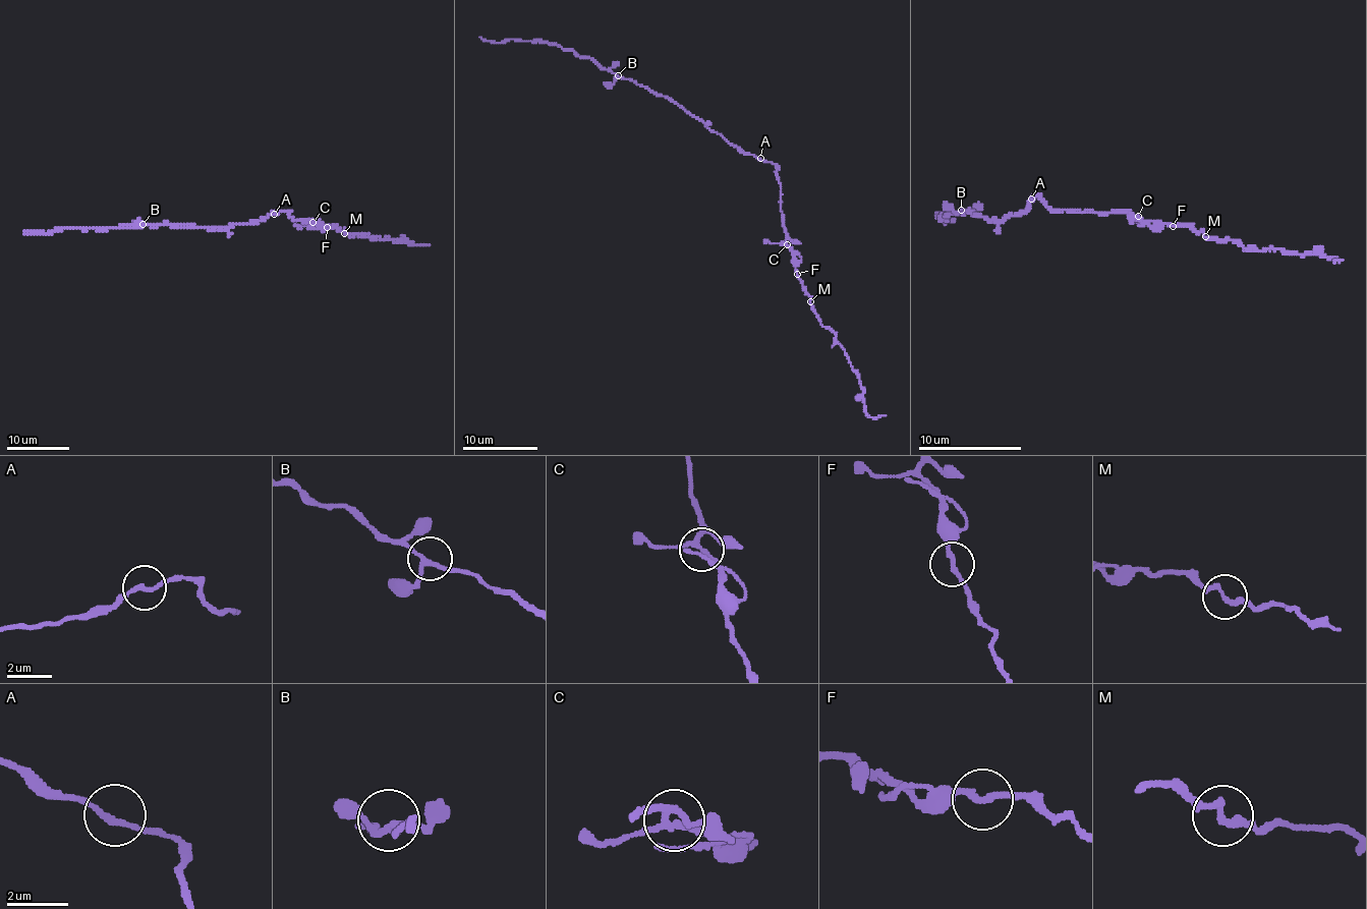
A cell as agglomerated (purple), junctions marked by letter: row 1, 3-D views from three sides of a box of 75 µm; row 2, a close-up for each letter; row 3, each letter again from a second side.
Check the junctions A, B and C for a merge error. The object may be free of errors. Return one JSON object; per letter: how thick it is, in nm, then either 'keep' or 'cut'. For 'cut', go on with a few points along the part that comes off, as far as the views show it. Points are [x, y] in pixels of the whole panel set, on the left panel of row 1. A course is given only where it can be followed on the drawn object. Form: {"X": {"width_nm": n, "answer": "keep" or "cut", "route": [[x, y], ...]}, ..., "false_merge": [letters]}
{"A": {"width_nm": 180, "answer": "keep"}, "B": {"width_nm": 180, "answer": "keep"}, "C": {"width_nm": 190, "answer": "keep"}, "false_merge": []}

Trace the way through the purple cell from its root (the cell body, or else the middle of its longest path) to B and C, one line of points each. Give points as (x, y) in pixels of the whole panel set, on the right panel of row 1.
B: (1033, 199), (1026, 211), (1005, 215), (1001, 220), (987, 219), (961, 210)
C: (1033, 199), (1039, 196), (1052, 210), (1138, 215)

